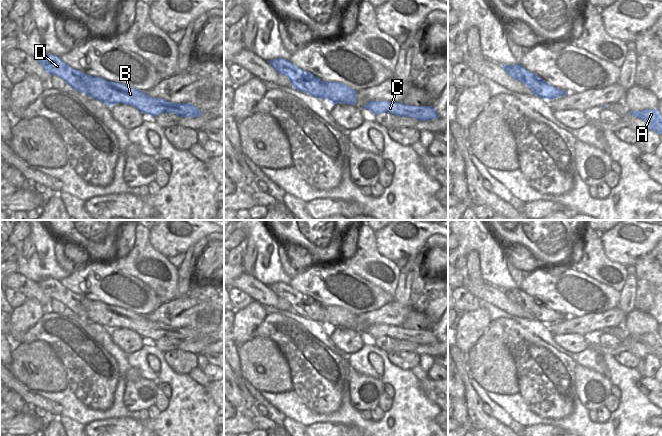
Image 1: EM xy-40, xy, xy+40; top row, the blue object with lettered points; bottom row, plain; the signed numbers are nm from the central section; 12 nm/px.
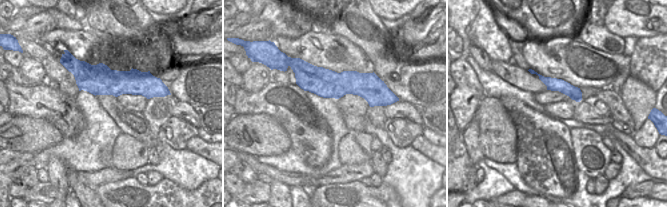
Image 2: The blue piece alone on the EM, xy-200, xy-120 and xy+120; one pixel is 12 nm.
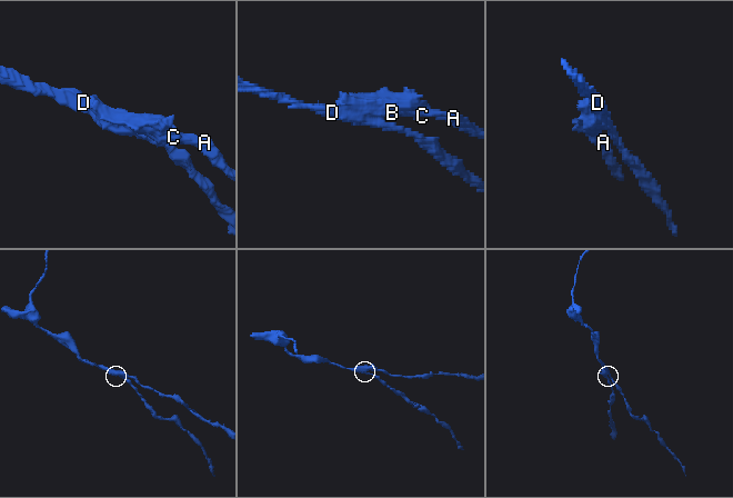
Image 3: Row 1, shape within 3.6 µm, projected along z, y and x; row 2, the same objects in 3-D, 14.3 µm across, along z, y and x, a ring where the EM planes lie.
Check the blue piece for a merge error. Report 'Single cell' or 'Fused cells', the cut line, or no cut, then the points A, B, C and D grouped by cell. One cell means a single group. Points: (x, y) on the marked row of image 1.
Fused cells. Split along xy-40 (84, 73), (86, 93). Groups: A B C / D

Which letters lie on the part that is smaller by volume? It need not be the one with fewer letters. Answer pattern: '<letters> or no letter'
A, B, C

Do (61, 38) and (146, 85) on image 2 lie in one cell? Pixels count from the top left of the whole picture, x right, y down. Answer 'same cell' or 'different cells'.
different cells

